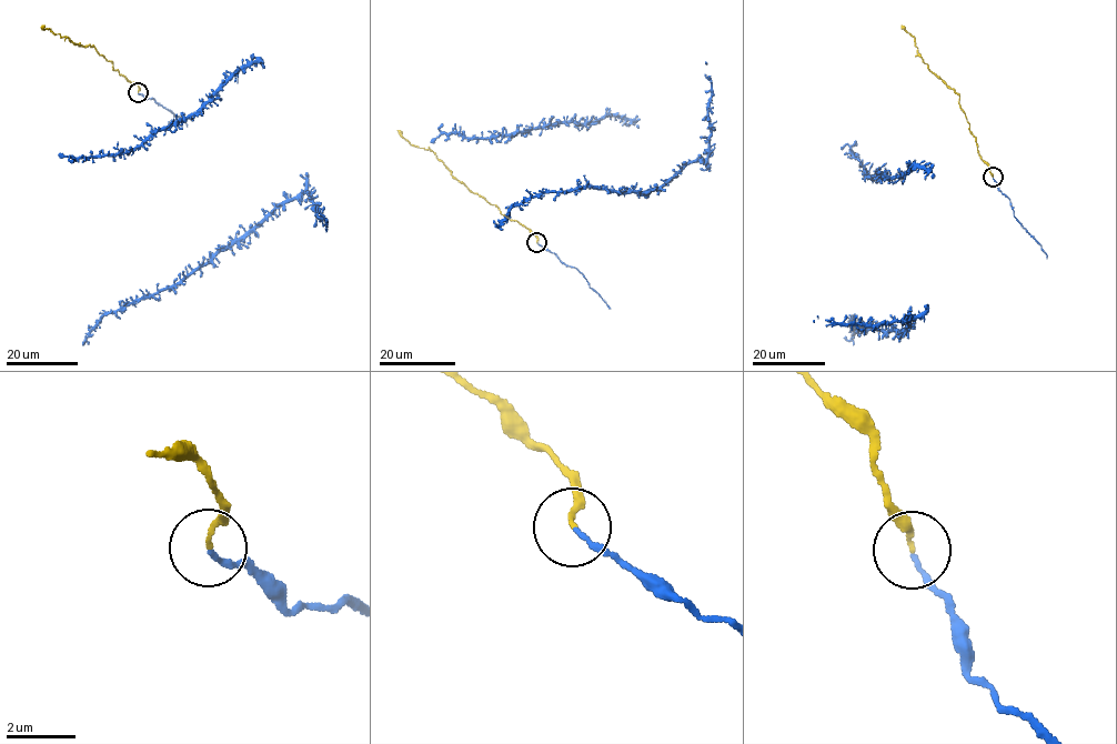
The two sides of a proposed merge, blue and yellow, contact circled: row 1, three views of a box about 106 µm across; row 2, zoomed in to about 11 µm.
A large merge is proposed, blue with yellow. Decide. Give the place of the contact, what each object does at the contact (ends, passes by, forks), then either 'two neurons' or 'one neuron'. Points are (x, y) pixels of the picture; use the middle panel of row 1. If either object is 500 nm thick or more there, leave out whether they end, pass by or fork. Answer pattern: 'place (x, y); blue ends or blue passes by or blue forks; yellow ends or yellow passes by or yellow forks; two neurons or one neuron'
place (536, 242); blue ends; yellow ends; one neuron

